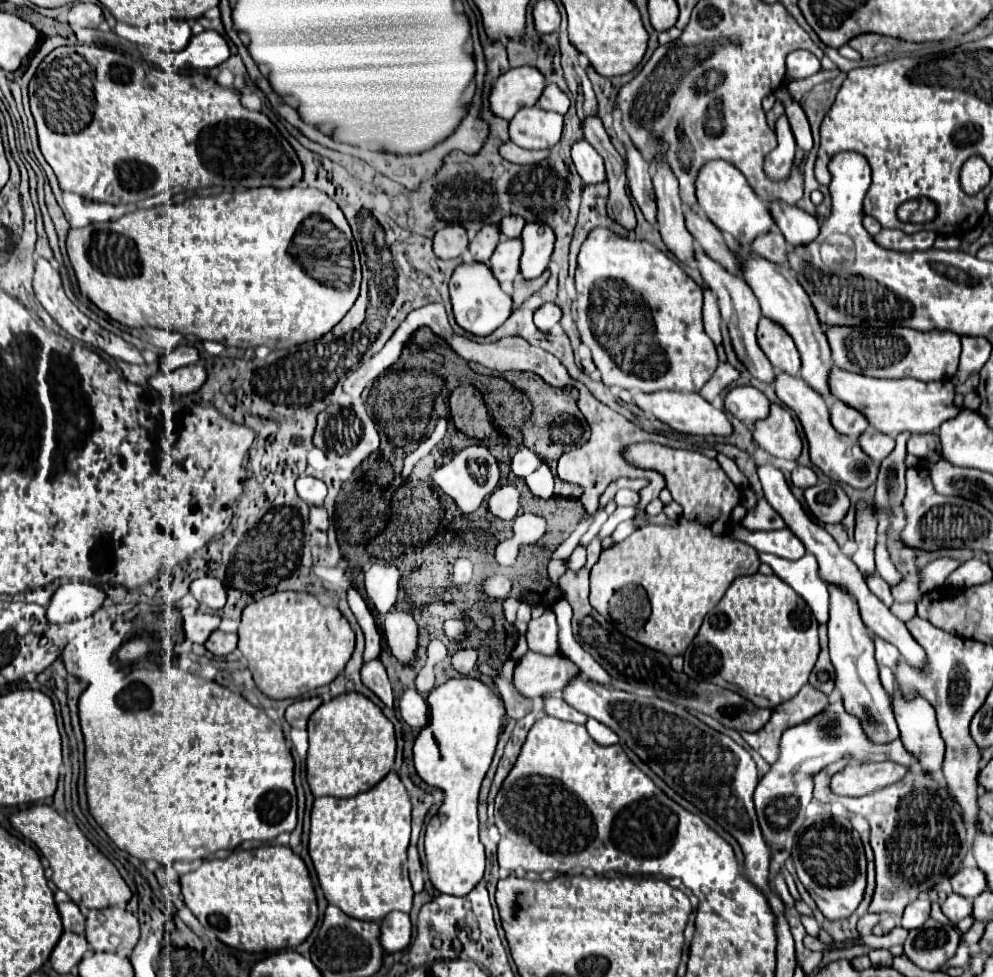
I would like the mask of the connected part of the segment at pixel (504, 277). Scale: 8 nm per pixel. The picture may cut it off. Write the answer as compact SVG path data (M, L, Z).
M502 237L500 245L496 247L496 253L490 257L488 265L492 267L496 279L500 281L500 285L512 295L512 283L516 279L516 275L520 273L520 255L522 255L522 239L508 239Z

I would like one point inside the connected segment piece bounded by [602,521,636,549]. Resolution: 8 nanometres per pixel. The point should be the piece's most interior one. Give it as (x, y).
(624, 529)

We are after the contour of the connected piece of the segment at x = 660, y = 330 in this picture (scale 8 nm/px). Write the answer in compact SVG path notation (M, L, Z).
M594 227L578 253L576 269L576 325L580 339L592 351L606 387L628 391L682 391L698 393L718 367L712 339L702 325L702 289L684 269L666 257L658 247L640 239L624 239L610 229Z

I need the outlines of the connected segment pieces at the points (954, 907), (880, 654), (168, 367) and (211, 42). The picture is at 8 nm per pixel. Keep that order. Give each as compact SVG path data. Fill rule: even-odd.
M950 893L948 899L942 903L942 911L954 921L958 923L960 919L964 919L966 915L972 915L972 901L958 895L958 893Z
M874 637L876 643L876 661L878 665L886 665L890 669L894 669L900 661L900 653L894 645L888 645L886 641L880 641L880 637Z
M180 345L180 347L168 351L168 353L162 357L160 369L162 369L164 373L170 373L170 371L174 371L174 369L178 369L178 367L192 365L192 363L198 363L198 361L200 361L200 355L198 355L198 351L196 351L194 347L190 347L190 345Z
M202 31L200 35L194 35L188 47L180 53L176 53L176 59L182 63L188 63L196 69L212 69L220 63L228 61L230 49L226 39L216 31Z

